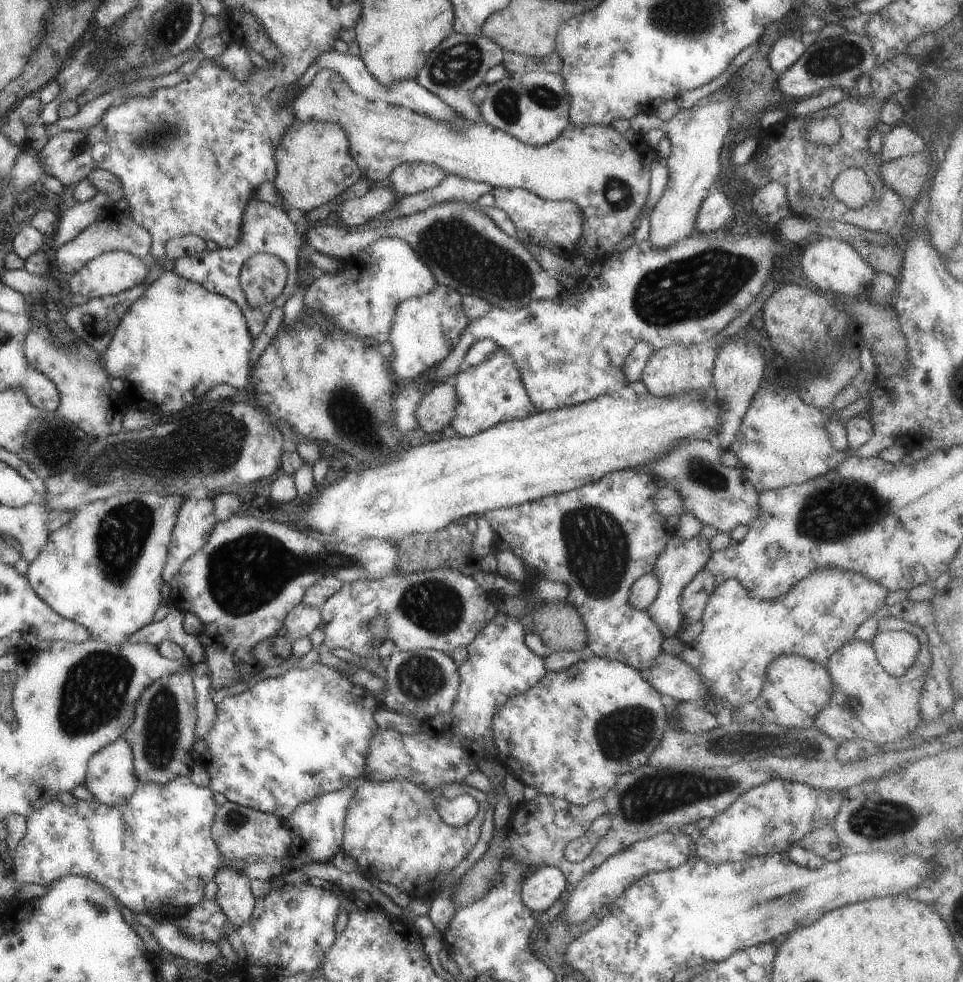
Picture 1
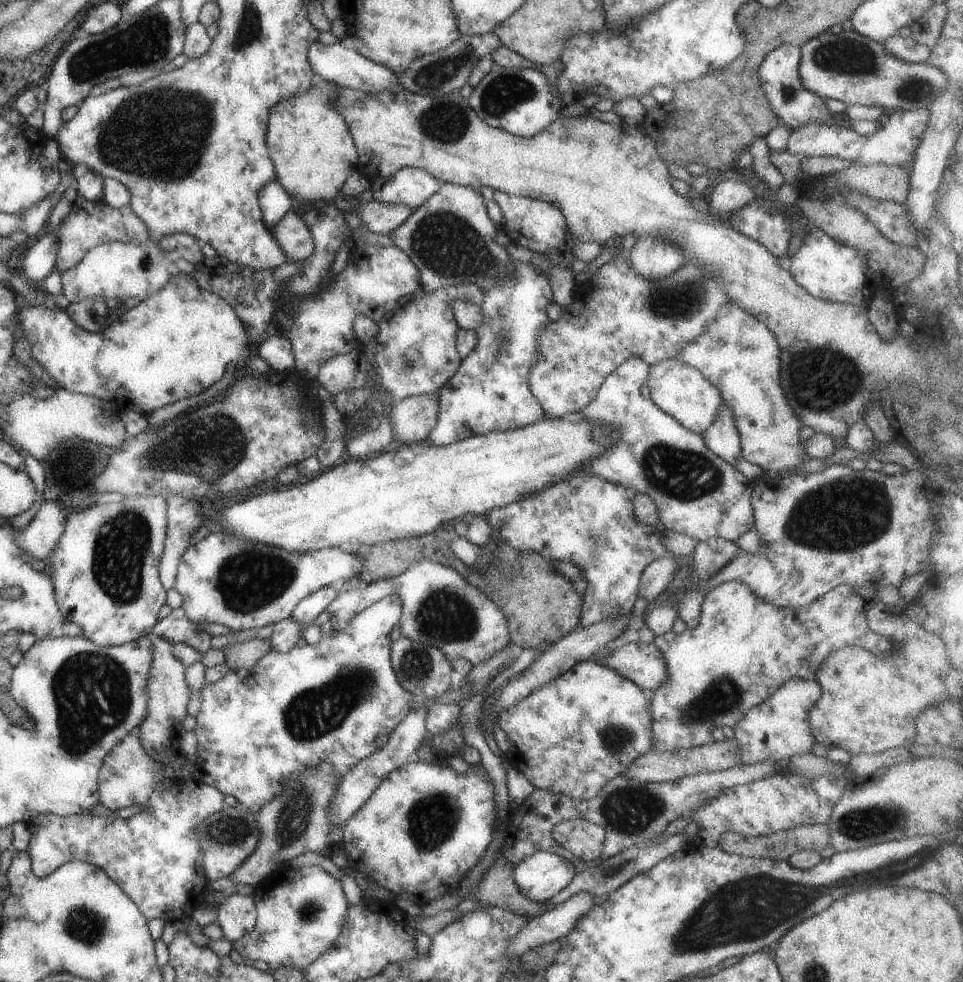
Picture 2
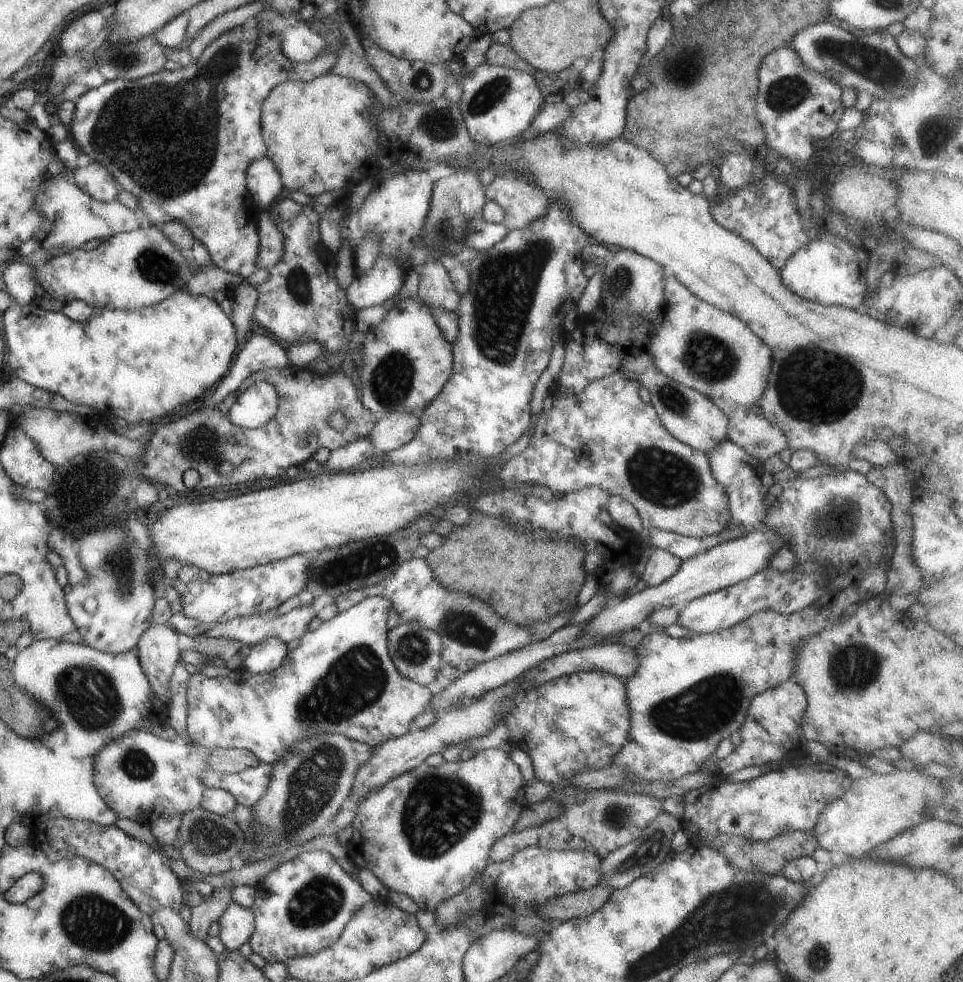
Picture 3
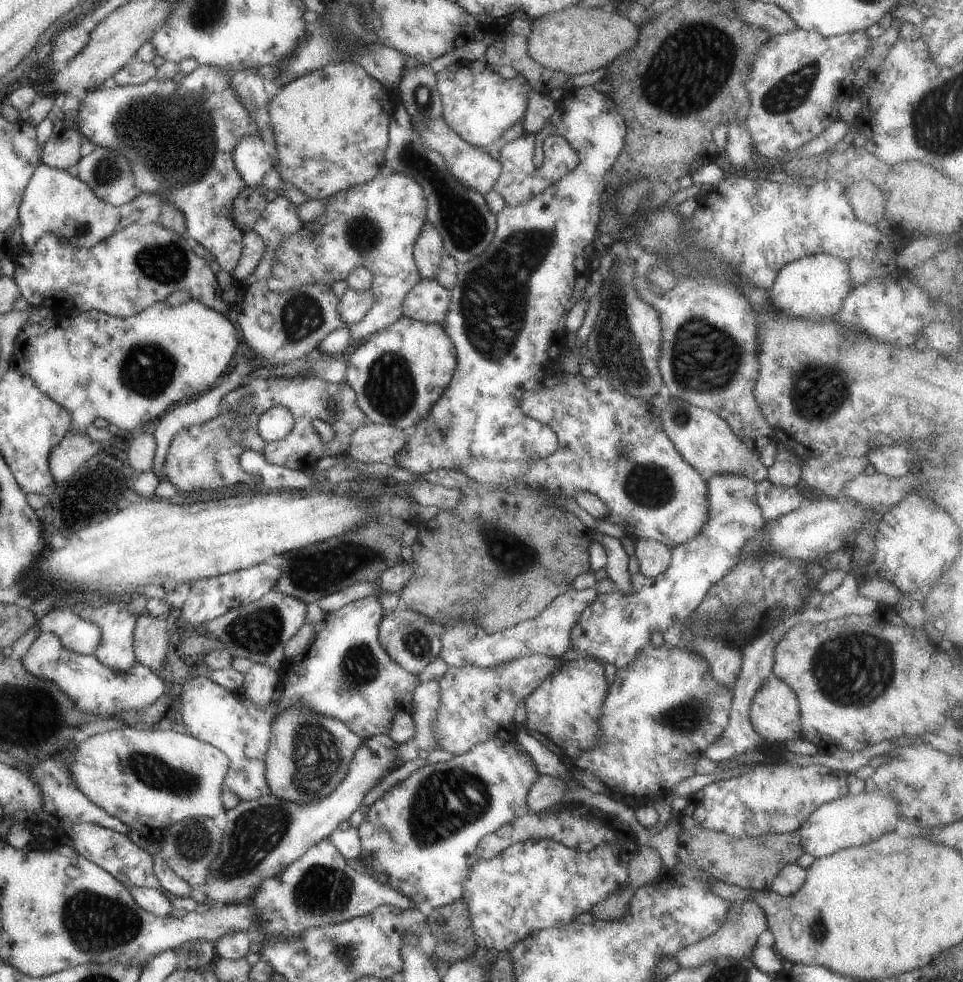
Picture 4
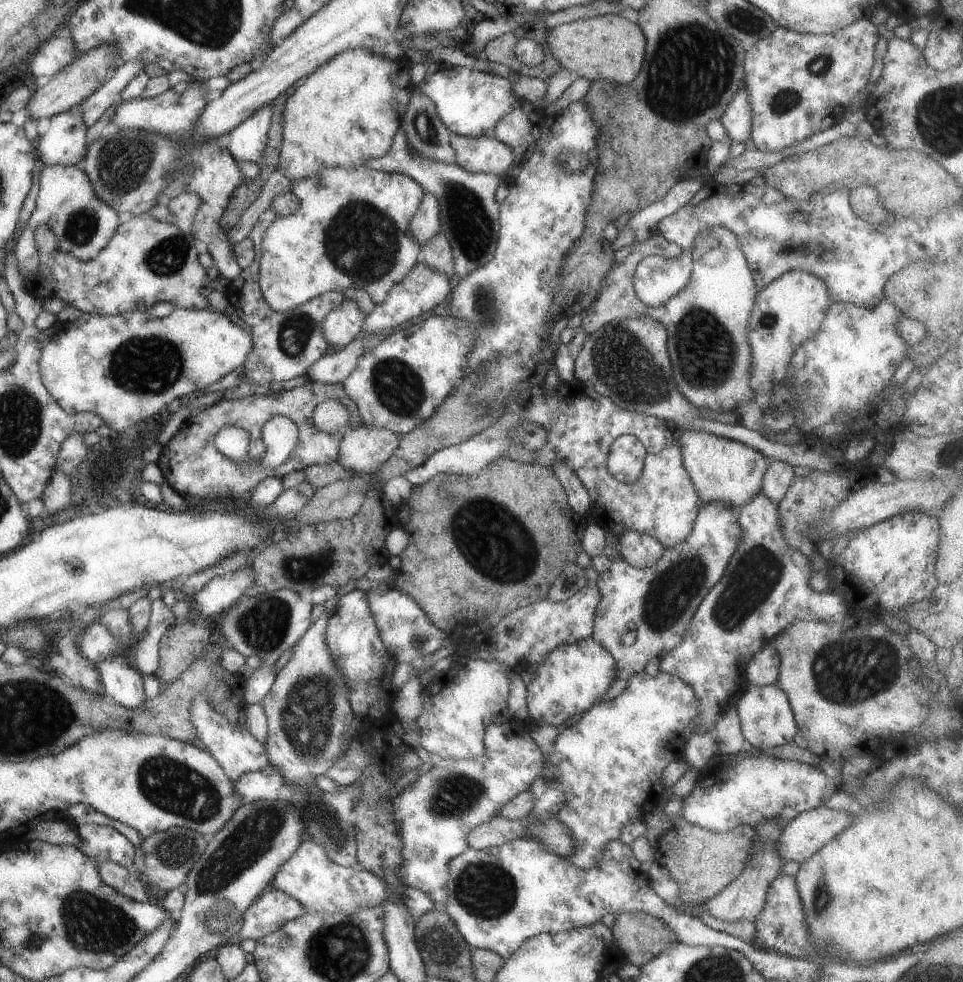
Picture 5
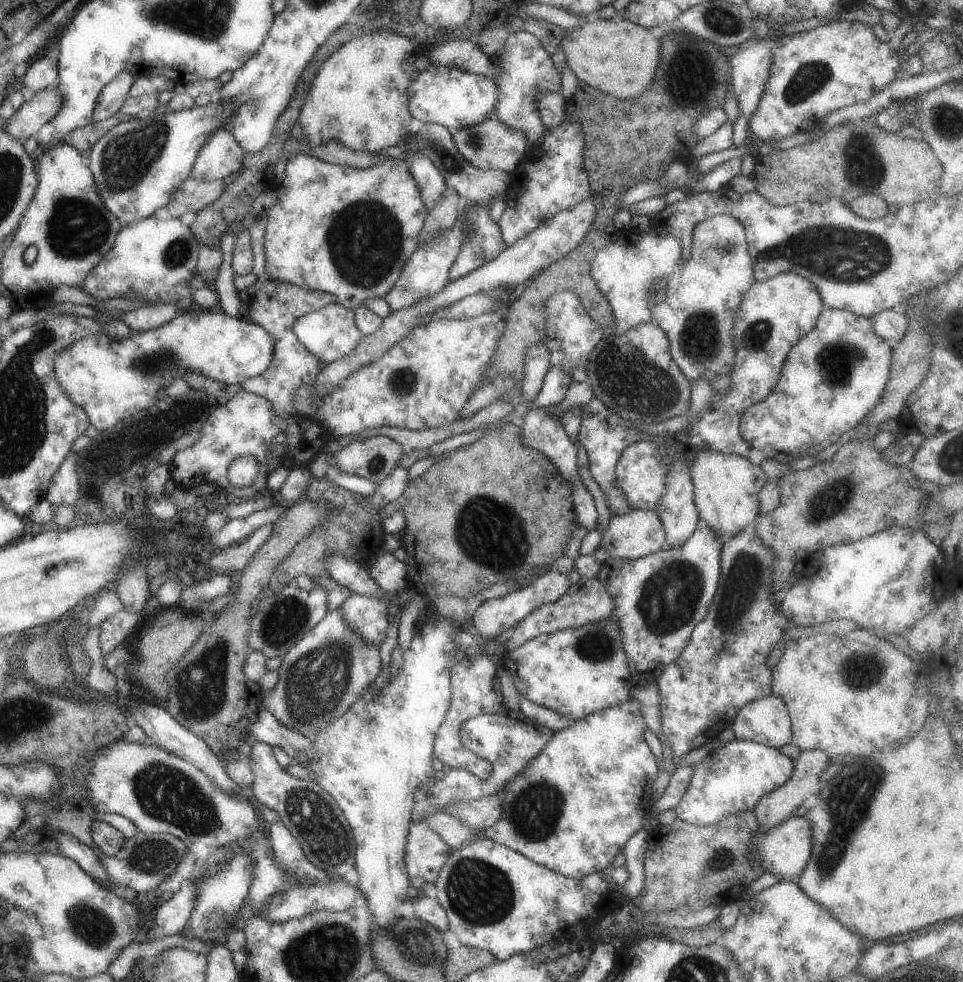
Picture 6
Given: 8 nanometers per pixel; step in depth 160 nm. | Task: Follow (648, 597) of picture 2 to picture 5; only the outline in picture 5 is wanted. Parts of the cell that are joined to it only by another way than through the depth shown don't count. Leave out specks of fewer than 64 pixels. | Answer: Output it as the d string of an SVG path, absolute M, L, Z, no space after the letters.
M625 530L616 543L619 544L620 558L638 569L650 567L661 558L665 549L650 534L637 531Z

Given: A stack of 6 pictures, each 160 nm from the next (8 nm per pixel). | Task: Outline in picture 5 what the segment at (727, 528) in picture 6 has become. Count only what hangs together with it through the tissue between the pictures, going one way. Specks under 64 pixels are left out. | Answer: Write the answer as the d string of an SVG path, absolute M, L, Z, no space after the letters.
M679 430L683 466L702 504L718 502L733 510L759 494L765 469L775 460L747 445L705 431Z

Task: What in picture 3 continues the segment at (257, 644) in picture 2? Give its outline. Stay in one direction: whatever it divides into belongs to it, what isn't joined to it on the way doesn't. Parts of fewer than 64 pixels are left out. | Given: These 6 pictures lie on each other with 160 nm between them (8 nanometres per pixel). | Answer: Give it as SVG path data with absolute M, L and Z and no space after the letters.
M193 636L189 638L189 648L200 652L208 657L219 657L225 662L225 667L229 670L239 669L241 661L246 658L251 650L250 646L245 646L242 642L226 638L209 638L203 636Z

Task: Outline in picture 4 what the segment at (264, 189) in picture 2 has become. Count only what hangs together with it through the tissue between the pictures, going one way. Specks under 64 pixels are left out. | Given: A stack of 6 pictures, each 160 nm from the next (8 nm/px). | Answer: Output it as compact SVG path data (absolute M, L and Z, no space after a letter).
M245 135L233 147L232 159L247 187L261 189L261 178L272 168L272 160L259 135Z

